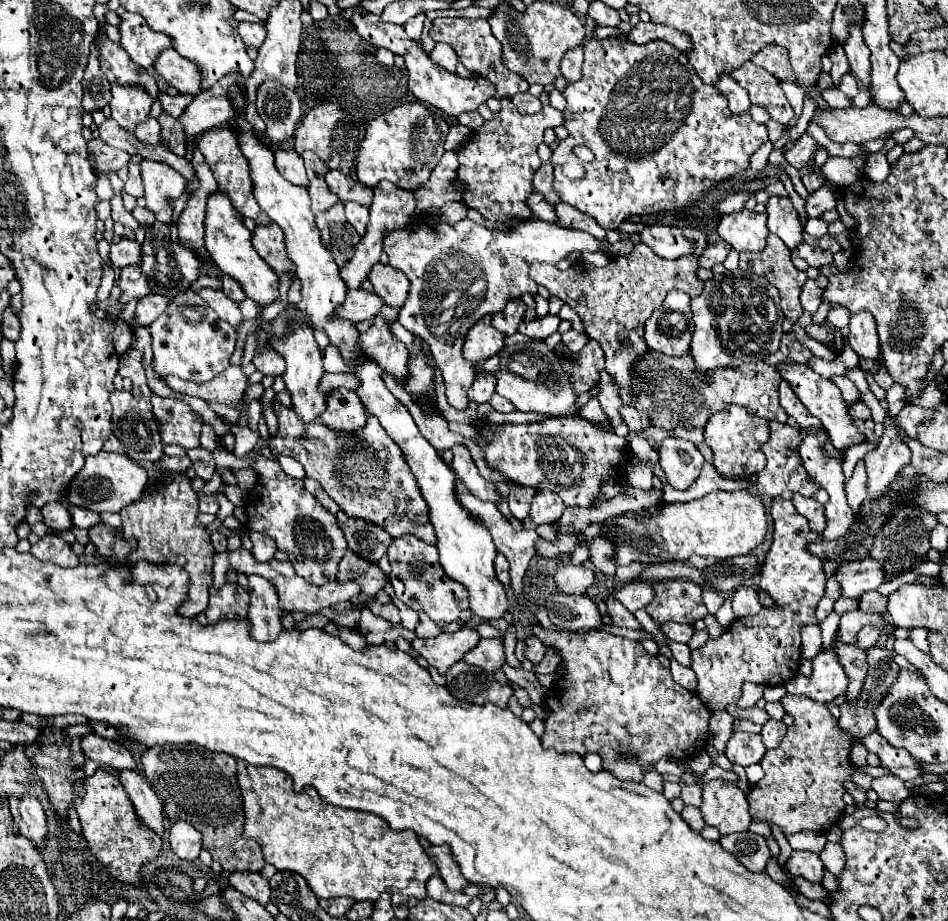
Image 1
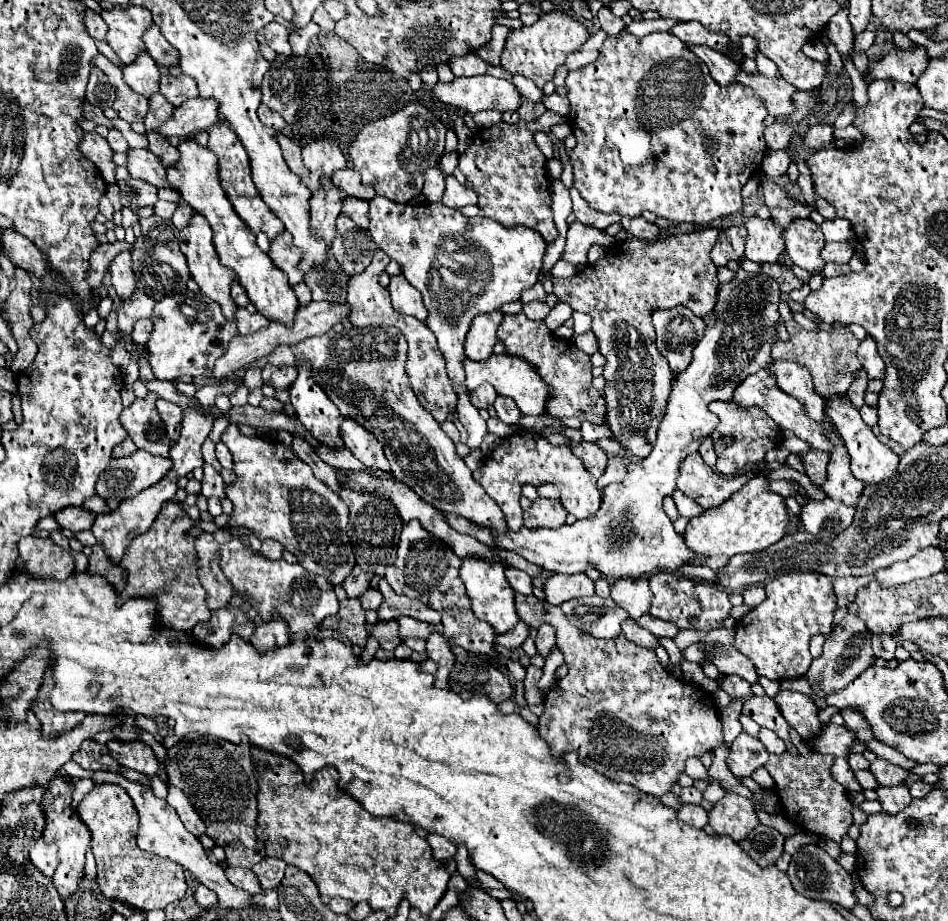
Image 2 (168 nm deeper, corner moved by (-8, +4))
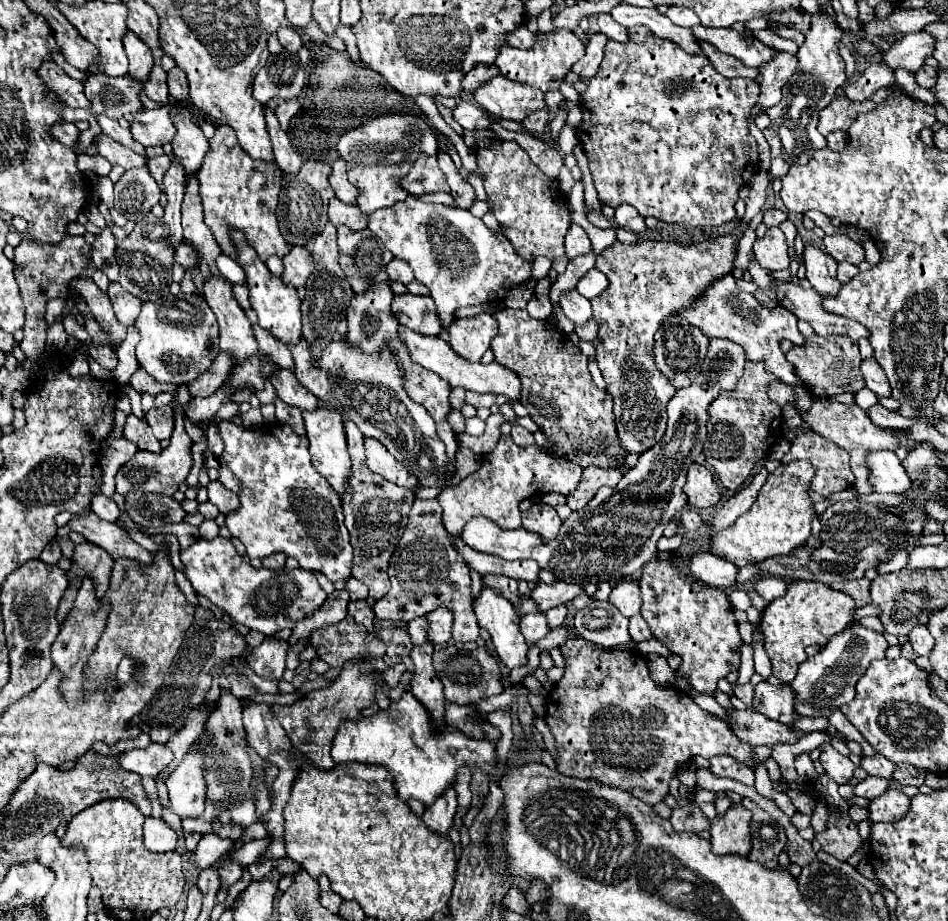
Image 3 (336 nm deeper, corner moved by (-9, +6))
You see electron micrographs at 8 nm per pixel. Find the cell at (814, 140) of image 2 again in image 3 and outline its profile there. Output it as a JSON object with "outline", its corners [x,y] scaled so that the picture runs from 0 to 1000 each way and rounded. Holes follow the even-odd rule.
{"outline":[[[884,105],[882,110],[878,110],[871,118],[865,121],[865,134],[863,134],[863,142],[867,147],[873,147],[878,142],[890,140],[895,142],[899,127],[903,129],[905,123],[909,121],[918,121],[922,118],[922,110],[909,110],[909,112],[897,112],[892,105]]]}

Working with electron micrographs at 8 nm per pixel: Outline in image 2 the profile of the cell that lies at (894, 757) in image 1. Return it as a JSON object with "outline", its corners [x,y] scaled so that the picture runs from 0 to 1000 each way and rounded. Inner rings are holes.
{"outline":[[[923,824],[919,828],[919,839],[923,841],[925,850],[927,852],[950,852],[953,846],[959,841],[959,837],[946,833],[946,831],[940,831],[936,826],[929,826],[929,824]]]}

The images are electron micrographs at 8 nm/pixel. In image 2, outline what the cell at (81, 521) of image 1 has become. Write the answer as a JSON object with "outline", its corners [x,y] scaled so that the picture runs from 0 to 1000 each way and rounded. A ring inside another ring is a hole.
{"outline":[[[96,540],[94,544],[90,544],[90,548],[88,550],[92,550],[92,553],[96,553],[96,555],[100,555],[102,559],[104,557],[115,557],[117,553],[113,550],[113,546],[111,546],[111,542],[107,542],[107,540]]]}

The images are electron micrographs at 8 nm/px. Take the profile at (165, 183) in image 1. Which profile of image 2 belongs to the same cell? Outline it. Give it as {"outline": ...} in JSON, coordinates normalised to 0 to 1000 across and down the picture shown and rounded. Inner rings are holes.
{"outline":[[[134,162],[134,186],[138,192],[157,197],[164,203],[178,203],[174,181],[157,162]]]}

